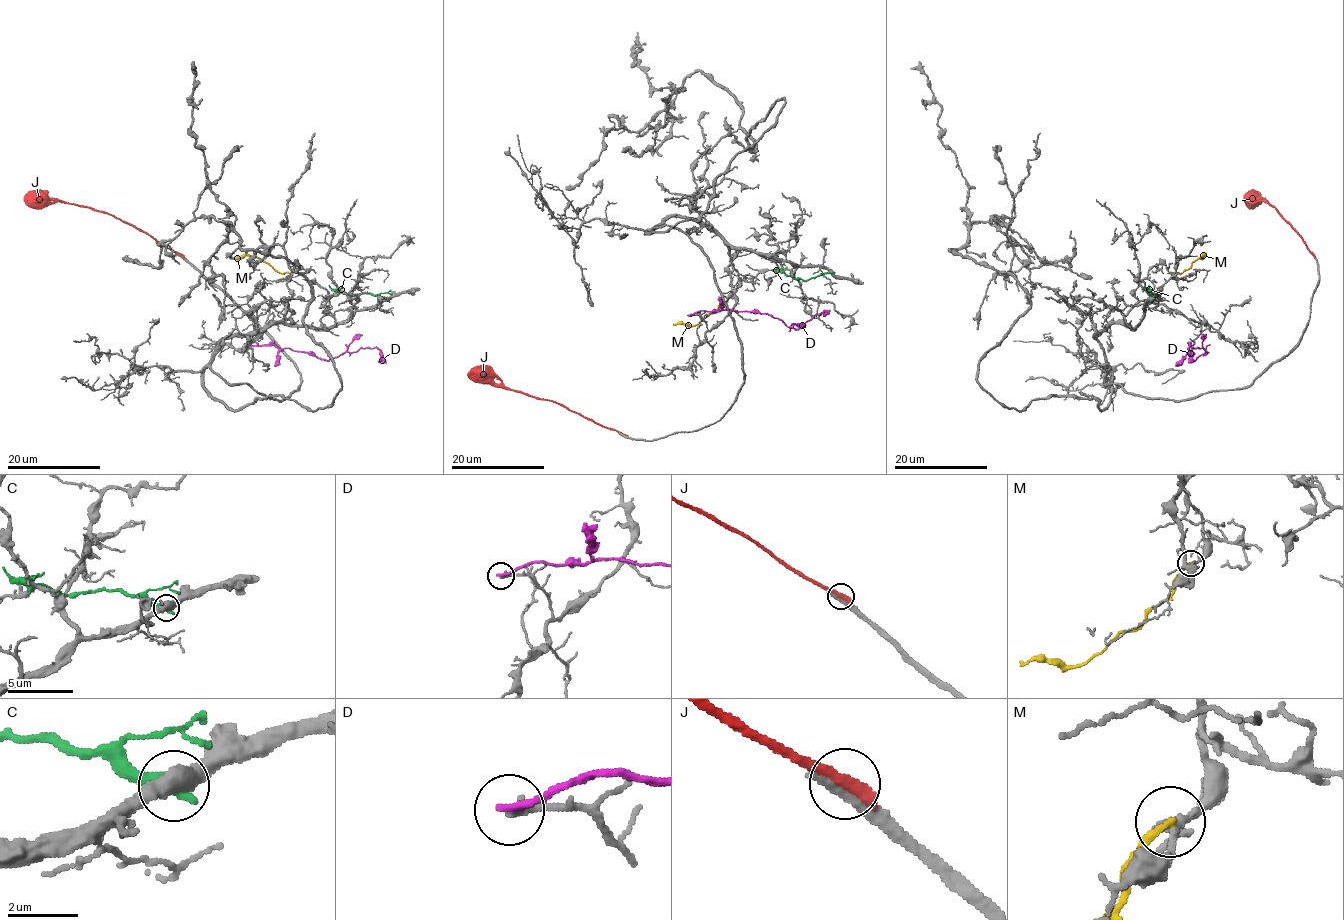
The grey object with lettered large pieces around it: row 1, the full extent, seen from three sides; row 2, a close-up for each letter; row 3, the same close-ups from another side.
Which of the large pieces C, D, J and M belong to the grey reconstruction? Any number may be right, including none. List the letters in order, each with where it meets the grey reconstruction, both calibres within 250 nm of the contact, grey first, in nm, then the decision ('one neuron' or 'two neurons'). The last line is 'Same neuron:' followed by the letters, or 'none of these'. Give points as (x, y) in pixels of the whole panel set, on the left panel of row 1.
C: contact (386, 299); calibres 500 and 420 nm; two neurons
D: contact (245, 344); calibres 190 and 220 nm; two neurons
J: contact (180, 254); calibres 440 and 360 nm; two neurons
M: contact (291, 272); calibres 160 and 200 nm; two neurons
Same neuron: none of these

